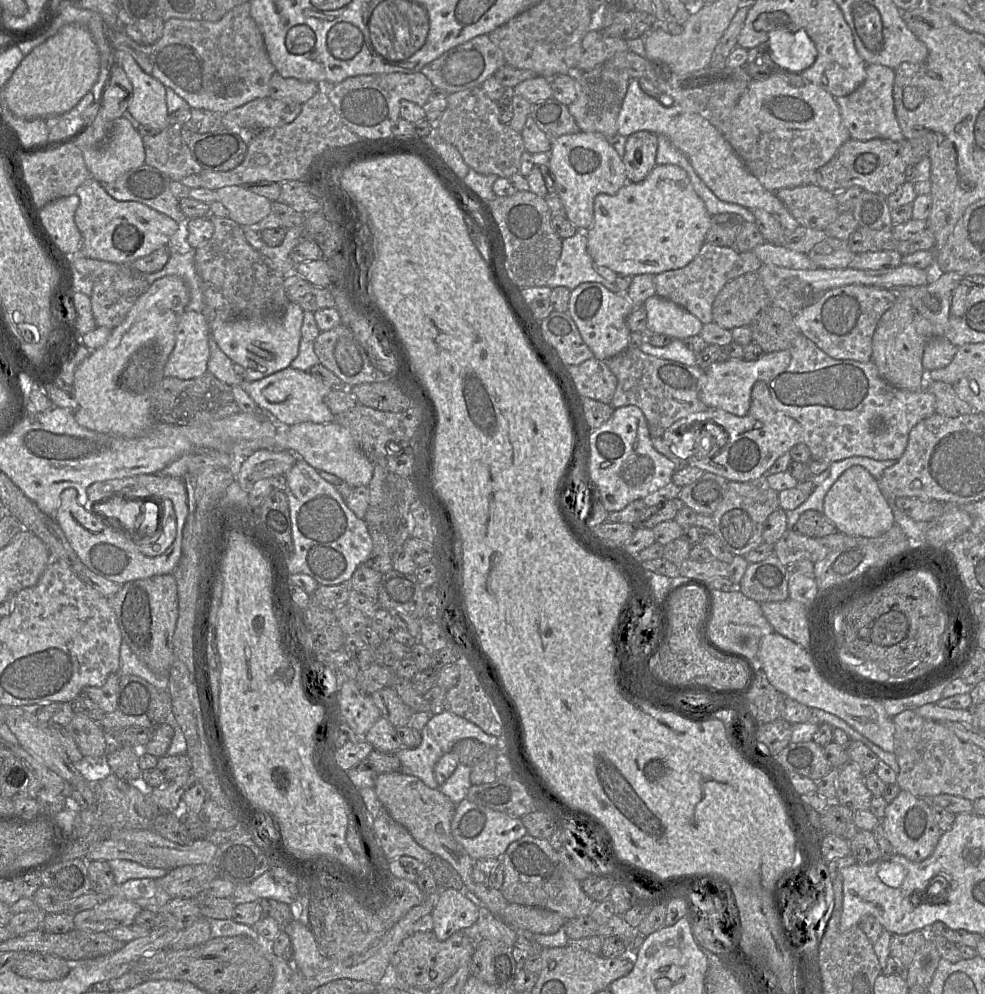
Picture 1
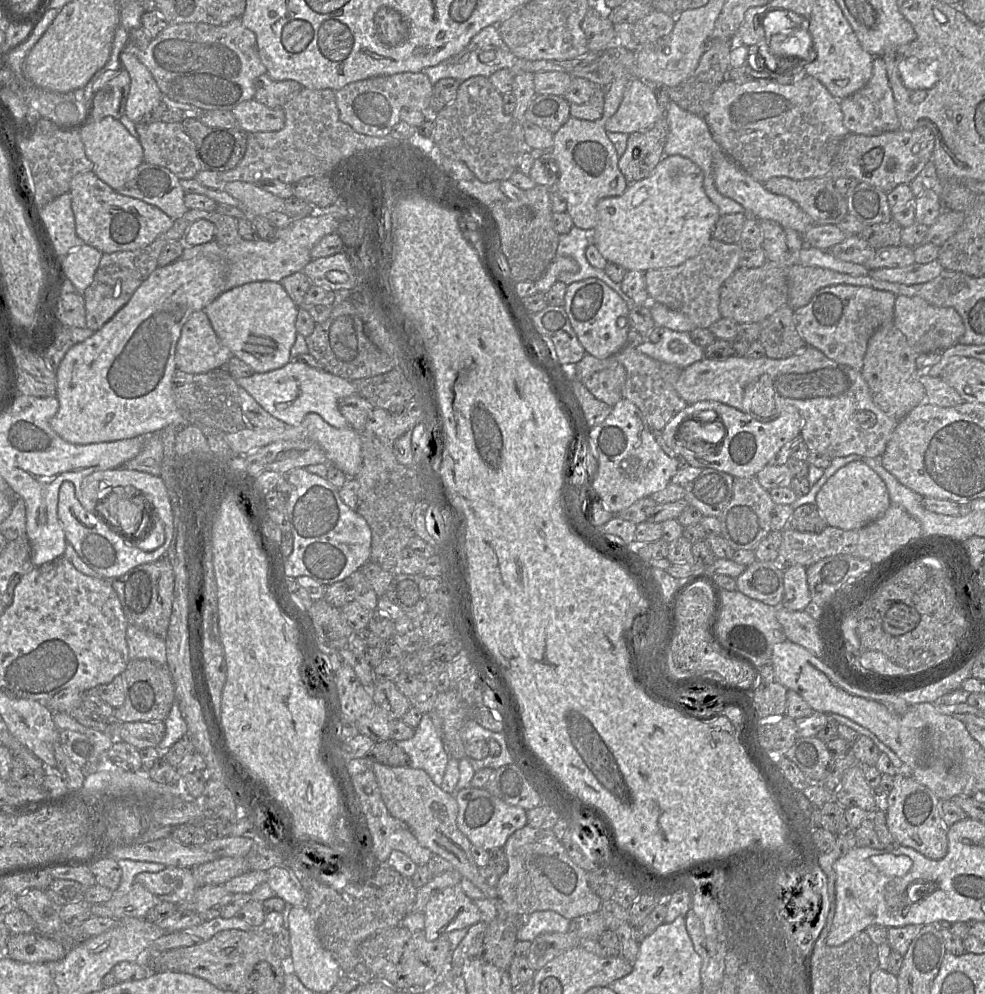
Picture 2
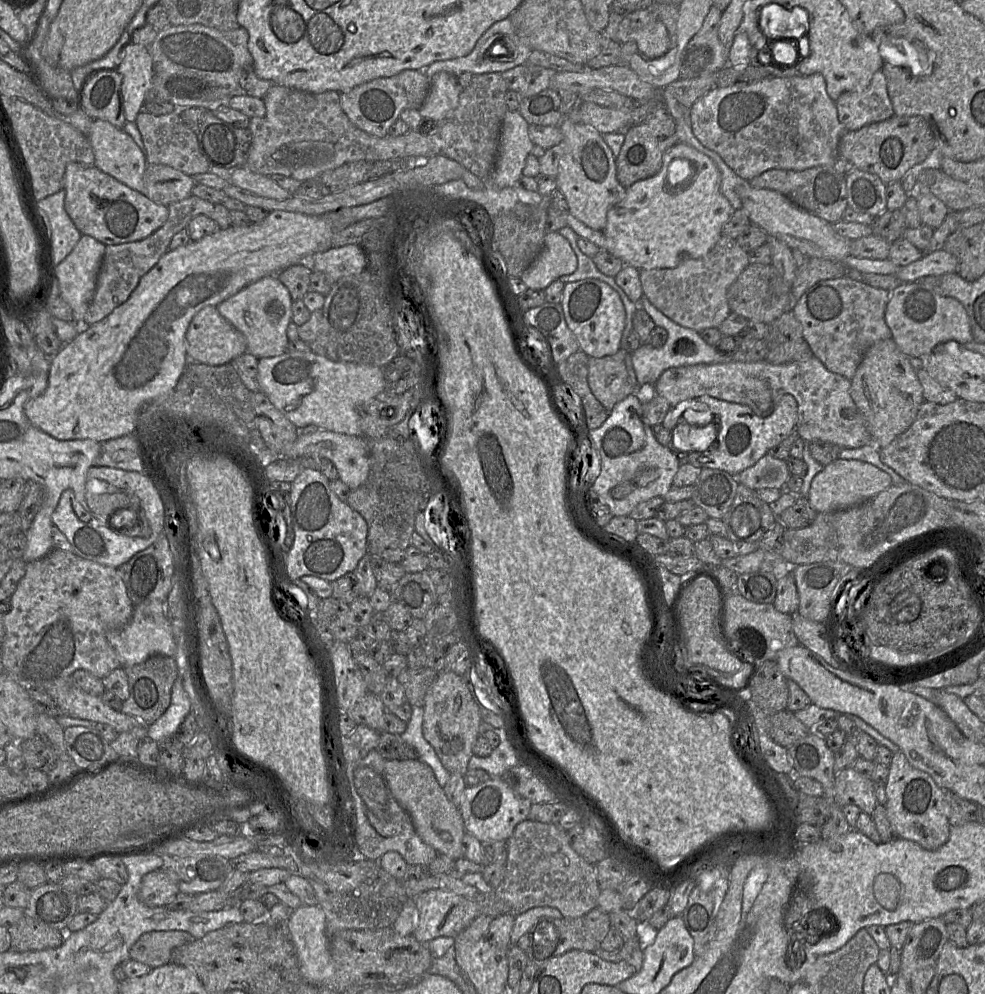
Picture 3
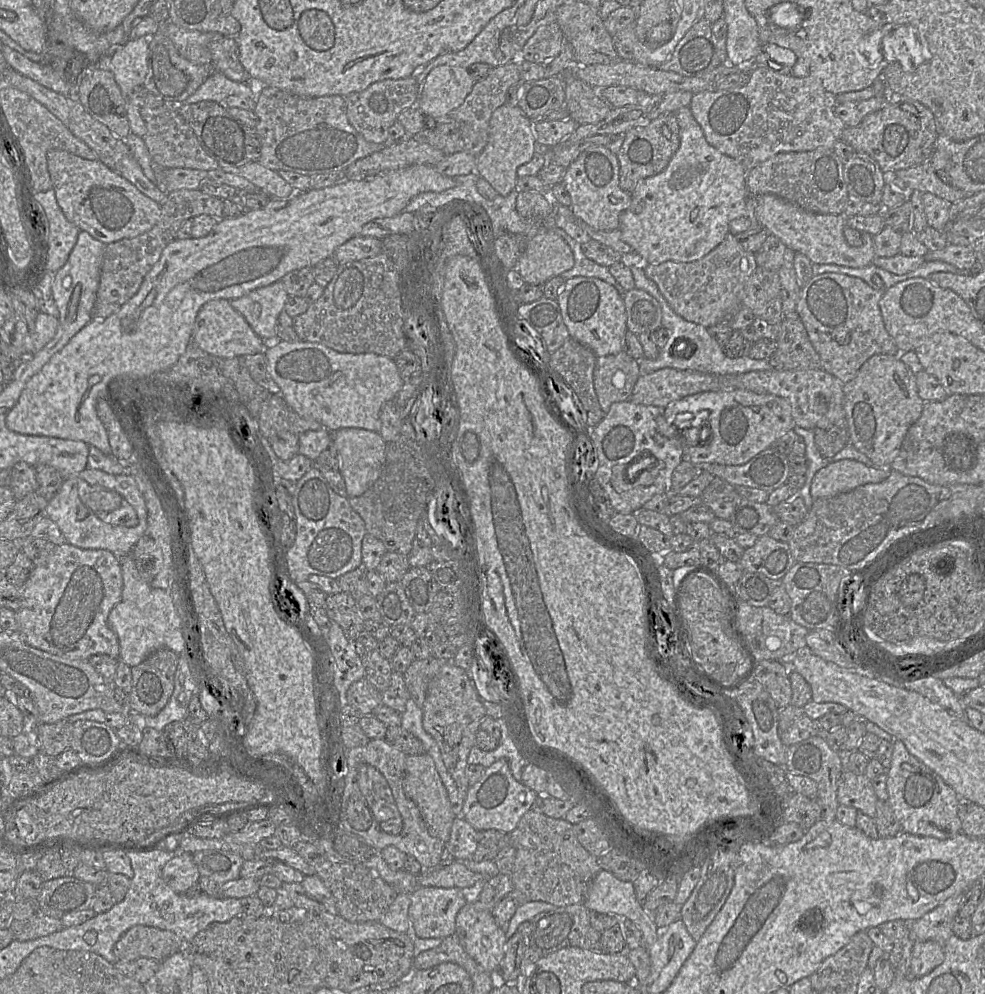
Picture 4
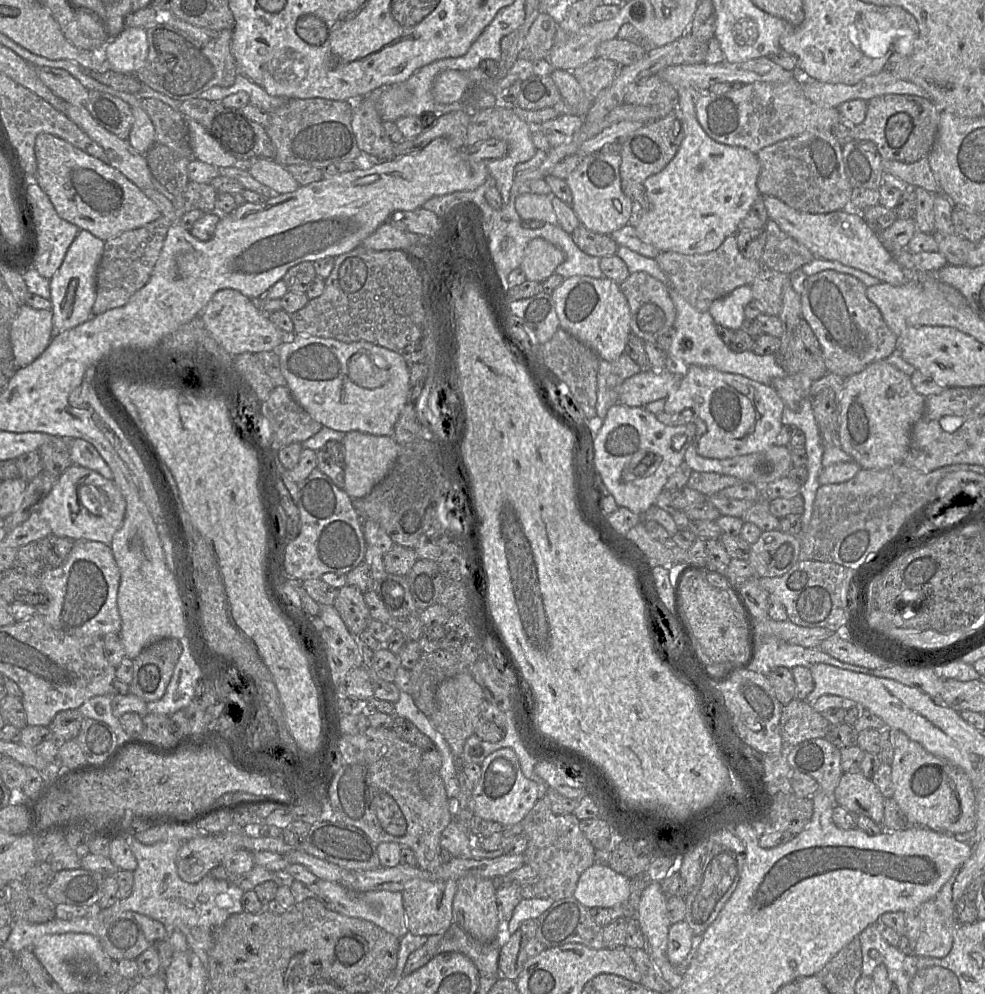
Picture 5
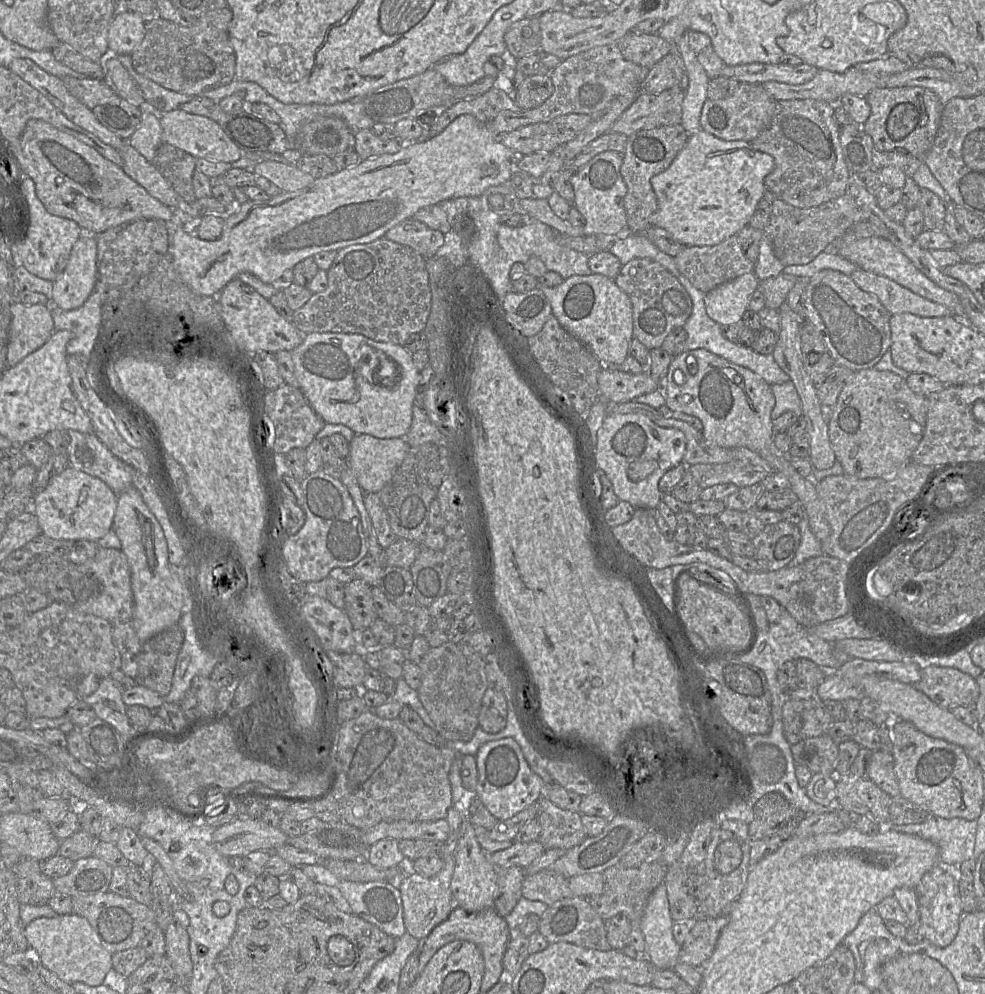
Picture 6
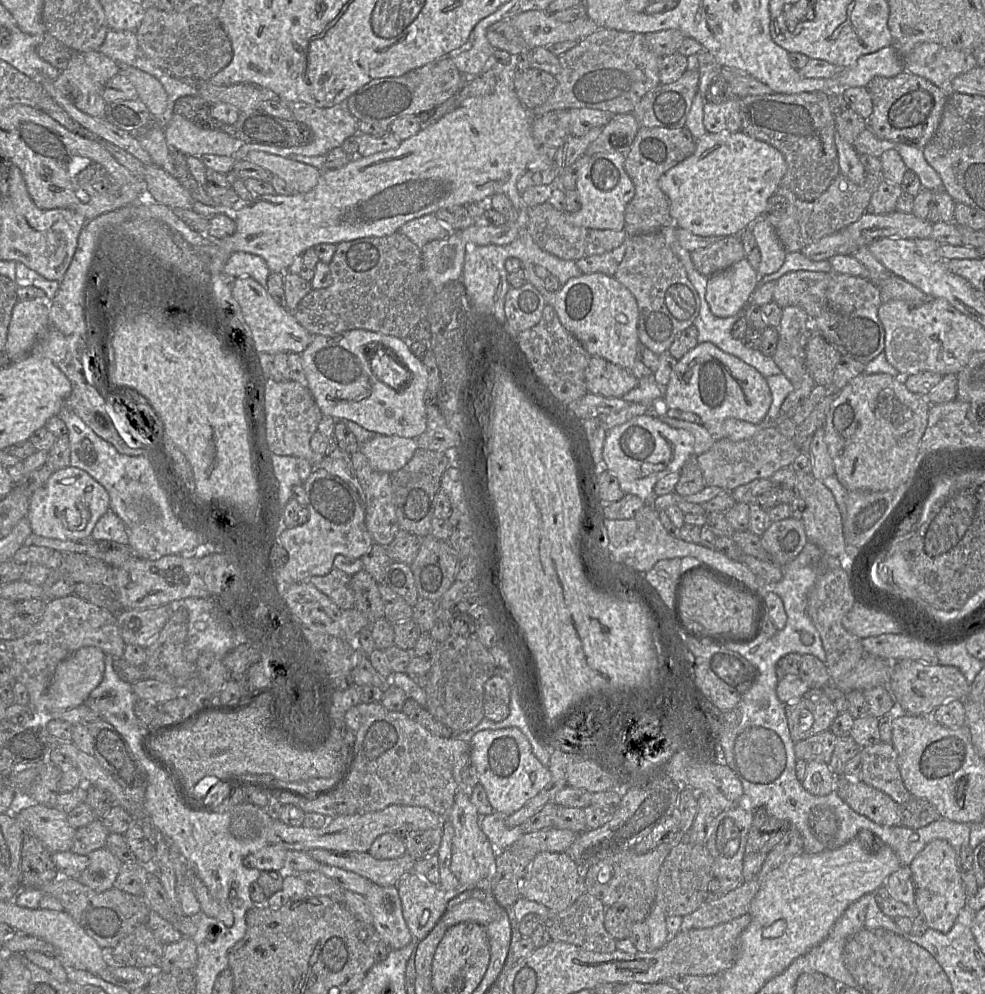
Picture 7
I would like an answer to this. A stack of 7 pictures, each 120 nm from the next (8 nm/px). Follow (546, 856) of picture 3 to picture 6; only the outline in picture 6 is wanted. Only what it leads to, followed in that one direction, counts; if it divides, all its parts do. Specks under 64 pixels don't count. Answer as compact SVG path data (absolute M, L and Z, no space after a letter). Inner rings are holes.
M547 797L538 800L536 819L541 826L538 841L545 850L573 848L587 838L580 812L561 809Z

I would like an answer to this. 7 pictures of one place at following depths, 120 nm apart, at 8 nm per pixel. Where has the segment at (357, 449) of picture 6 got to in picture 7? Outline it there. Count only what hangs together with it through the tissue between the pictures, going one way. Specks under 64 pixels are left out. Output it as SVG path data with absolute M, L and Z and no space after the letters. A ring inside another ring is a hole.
M375 435L360 444L358 450L365 455L374 470L392 474L406 465L418 448L415 438L405 438L397 435Z

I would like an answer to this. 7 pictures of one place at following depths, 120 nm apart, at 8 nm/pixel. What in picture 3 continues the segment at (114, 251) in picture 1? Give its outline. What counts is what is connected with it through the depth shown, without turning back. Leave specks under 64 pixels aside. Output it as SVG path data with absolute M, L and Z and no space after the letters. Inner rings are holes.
M77 162L68 163L64 173L64 189L64 207L76 228L82 235L89 235L105 245L142 240L159 229L169 216L167 206L150 200L96 166L83 166Z

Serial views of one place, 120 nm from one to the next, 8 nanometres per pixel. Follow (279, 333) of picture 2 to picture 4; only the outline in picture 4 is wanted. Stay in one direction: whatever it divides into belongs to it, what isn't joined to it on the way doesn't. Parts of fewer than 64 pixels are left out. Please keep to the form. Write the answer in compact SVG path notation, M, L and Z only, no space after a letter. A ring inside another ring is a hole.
M279 280L254 289L230 303L259 337L266 342L273 342L277 339L278 317L288 297L283 282Z

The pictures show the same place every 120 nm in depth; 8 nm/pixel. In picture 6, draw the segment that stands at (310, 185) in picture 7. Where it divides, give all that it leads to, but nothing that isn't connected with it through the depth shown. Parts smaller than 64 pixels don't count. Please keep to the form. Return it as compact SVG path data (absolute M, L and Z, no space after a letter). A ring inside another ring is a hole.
M263 161L253 168L253 173L262 176L283 190L294 192L309 186L315 179L301 171L295 164Z

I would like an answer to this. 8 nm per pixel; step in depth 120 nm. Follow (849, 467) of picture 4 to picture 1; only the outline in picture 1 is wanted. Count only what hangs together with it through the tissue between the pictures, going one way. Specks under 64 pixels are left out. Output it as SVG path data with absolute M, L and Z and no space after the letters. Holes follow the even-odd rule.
M858 465L845 470L832 485L824 498L822 513L838 532L848 536L876 538L895 524L891 508L879 489L878 480Z

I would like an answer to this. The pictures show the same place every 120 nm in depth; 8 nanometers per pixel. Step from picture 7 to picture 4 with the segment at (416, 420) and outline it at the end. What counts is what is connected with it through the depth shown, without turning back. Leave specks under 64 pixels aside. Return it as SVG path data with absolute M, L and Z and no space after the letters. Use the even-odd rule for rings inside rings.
M265 341L263 352L267 358L268 371L280 388L280 395L299 416L317 421L331 433L343 428L360 428L379 432L380 412L383 405L394 401L402 389L404 379L394 359L375 353L340 353L321 343L309 341L285 342Z

